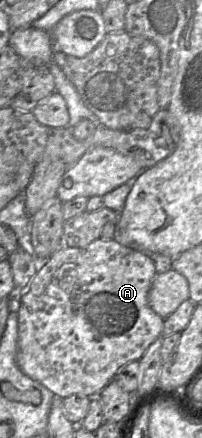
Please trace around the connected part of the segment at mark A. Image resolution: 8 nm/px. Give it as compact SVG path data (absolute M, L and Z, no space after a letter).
M96 239L85 248L63 246L56 250L47 259L44 265L36 272L28 287L18 295L18 343L16 363L19 369L31 379L39 382L56 397L66 398L73 394L84 394L88 397L97 397L101 390L114 379L118 369L133 360L139 360L149 345L162 335L163 321L148 304L148 291L156 275L152 259L144 252L123 246L114 239Z

